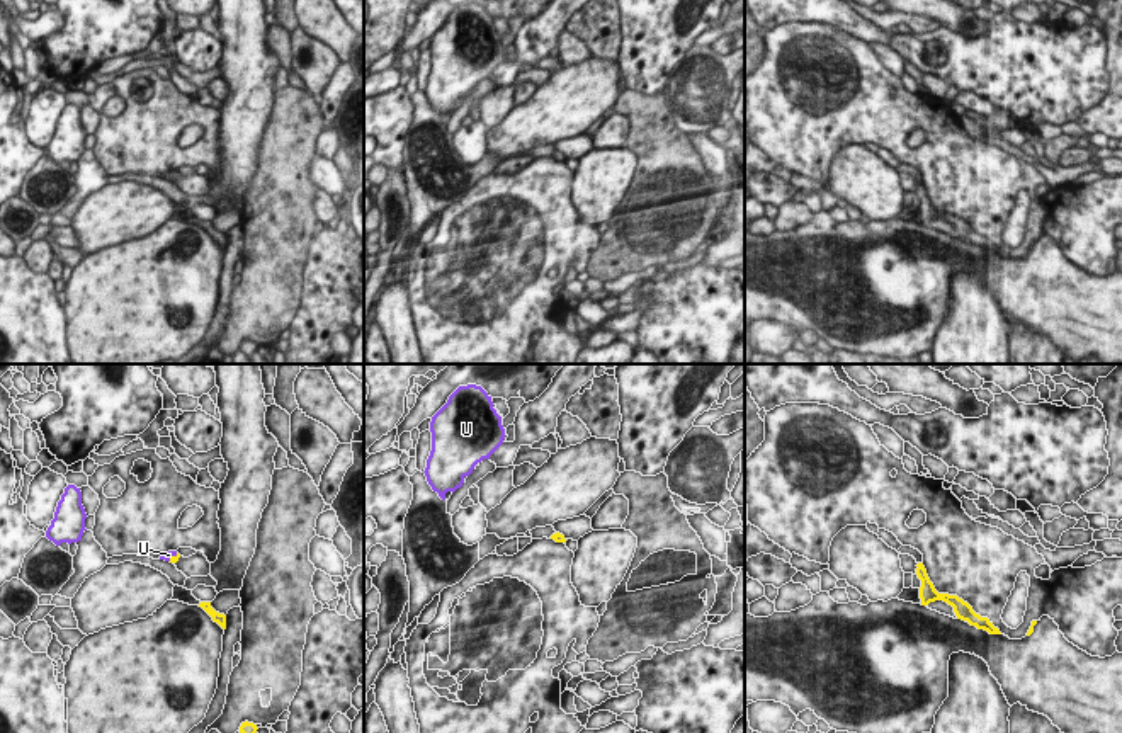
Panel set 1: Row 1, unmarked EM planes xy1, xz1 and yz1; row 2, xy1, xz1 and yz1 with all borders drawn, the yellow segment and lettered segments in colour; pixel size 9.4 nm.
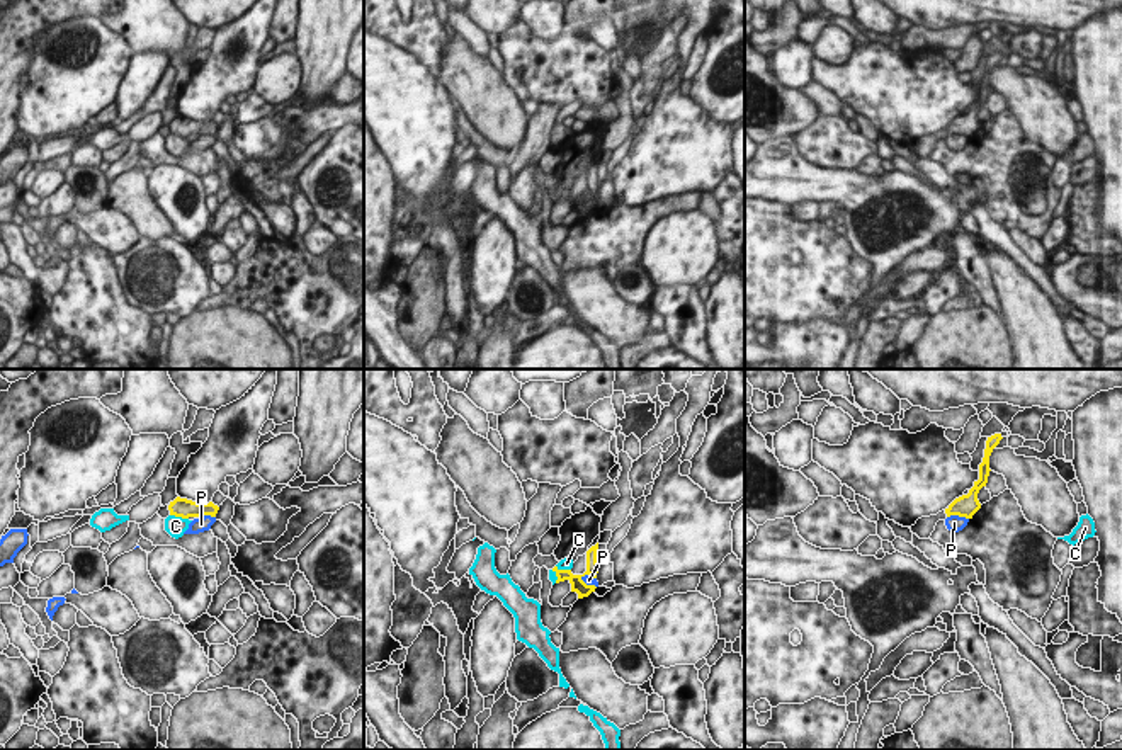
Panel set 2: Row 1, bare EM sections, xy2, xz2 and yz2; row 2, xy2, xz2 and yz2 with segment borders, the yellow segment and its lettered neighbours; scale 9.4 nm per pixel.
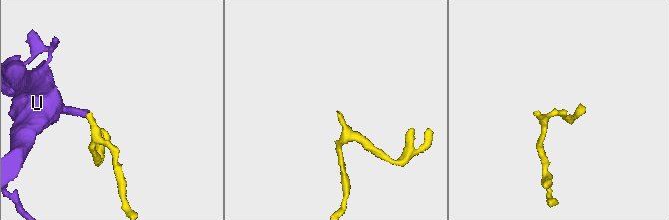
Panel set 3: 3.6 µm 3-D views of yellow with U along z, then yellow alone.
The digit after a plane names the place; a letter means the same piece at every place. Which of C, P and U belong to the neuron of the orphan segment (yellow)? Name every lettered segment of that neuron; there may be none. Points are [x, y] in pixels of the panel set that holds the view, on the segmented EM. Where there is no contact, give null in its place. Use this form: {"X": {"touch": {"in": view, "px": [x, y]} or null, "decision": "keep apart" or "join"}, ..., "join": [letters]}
{"C": {"touch": {"in": "xy2", "px": [179, 516]}, "decision": "keep apart"}, "P": {"touch": {"in": "yz2", "px": [957, 514]}, "decision": "keep apart"}, "U": {"touch": {"in": "xy1", "px": [172, 556]}, "decision": "join"}, "join": ["U"]}

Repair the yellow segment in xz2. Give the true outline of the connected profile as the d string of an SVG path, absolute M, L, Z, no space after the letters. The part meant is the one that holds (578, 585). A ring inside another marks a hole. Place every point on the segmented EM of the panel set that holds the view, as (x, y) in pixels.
M598 543L586 551L586 571L585 571L583 575L573 575L571 570L559 570L558 566L554 566L552 571L554 571L556 577L558 577L556 583L568 580L568 582L571 583L571 592L576 592L576 594L578 594L578 599L588 597L592 592L595 592L597 587L595 587L595 585L586 585L581 578L583 578L585 575L590 575L592 578L597 578L597 573L598 573L597 551L598 551Z

